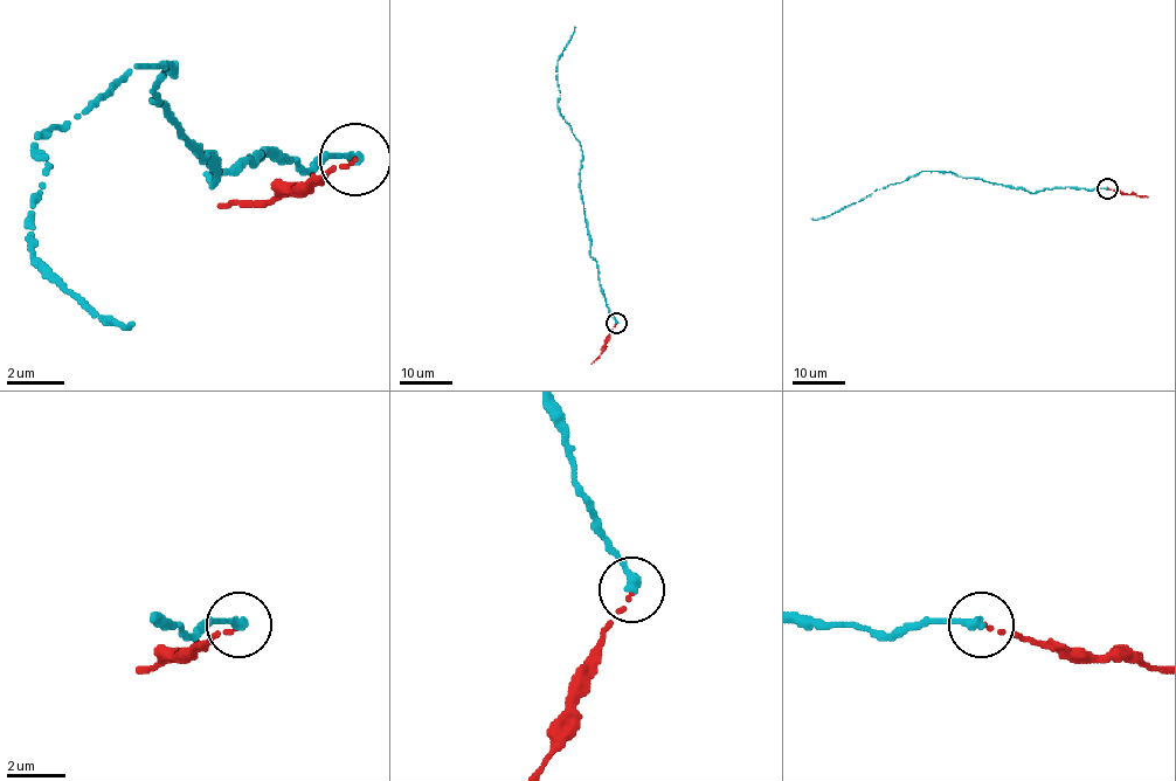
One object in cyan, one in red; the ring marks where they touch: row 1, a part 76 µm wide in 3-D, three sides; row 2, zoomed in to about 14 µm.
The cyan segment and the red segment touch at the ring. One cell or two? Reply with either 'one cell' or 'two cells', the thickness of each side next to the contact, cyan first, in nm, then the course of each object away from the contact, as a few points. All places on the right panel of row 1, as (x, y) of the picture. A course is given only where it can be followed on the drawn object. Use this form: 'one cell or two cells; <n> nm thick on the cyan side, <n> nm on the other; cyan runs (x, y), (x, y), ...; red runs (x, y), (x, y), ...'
two cells; 320 nm thick on the cyan side, 100 nm on the other; cyan runs (1107, 188), (1046, 188), (1033, 193), (942, 171), (921, 171), (900, 182), (876, 189), (827, 216), (811, 218); red runs (1108, 188), (1148, 197)

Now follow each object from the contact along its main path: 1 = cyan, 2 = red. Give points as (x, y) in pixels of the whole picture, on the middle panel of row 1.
1: (616, 323), (599, 283), (596, 262), (590, 256), (580, 189), (581, 145), (557, 105), (557, 60), (575, 27)
2: (616, 324), (606, 348), (592, 364)

